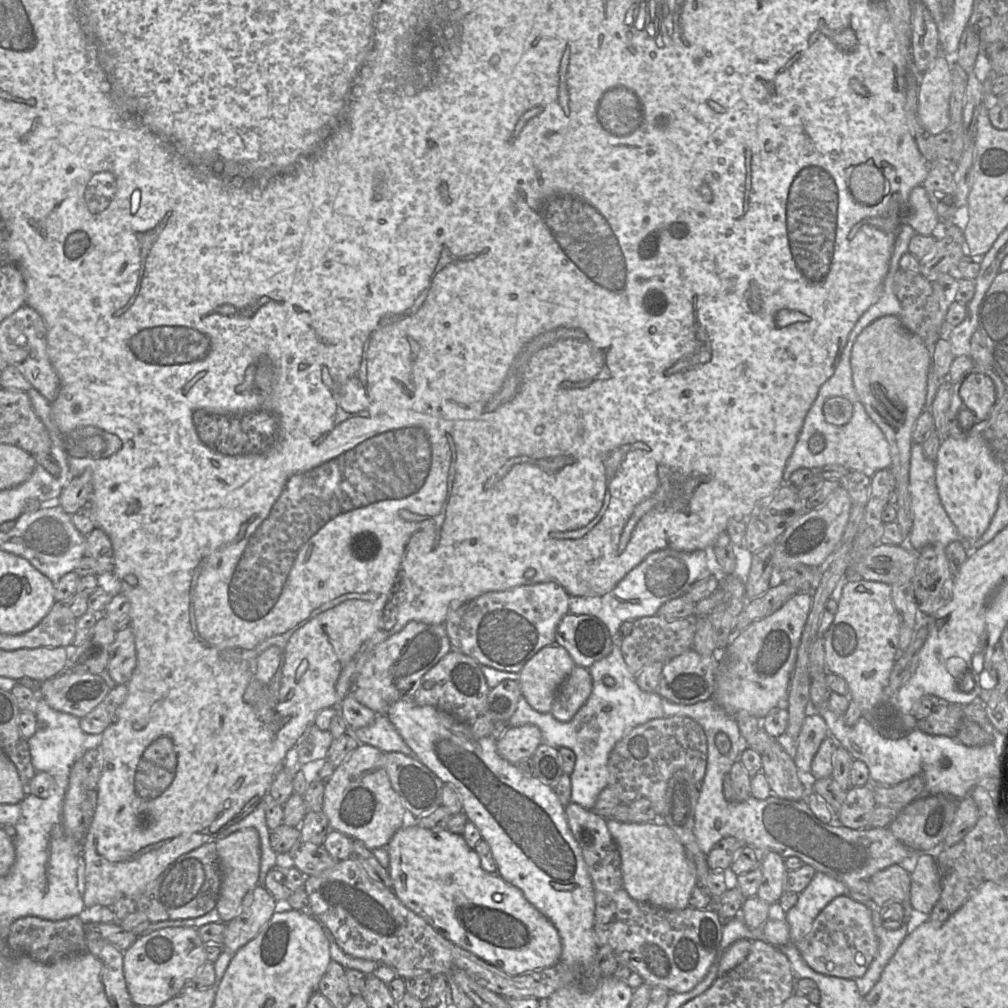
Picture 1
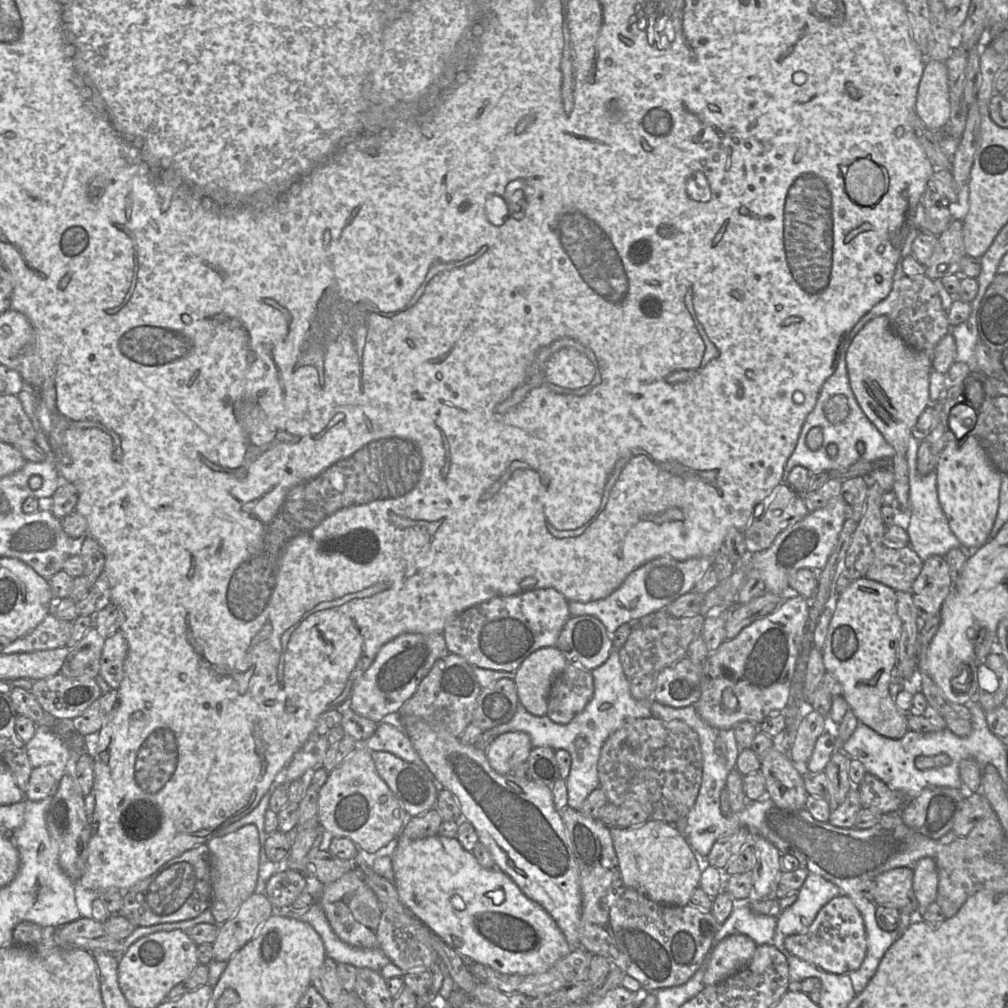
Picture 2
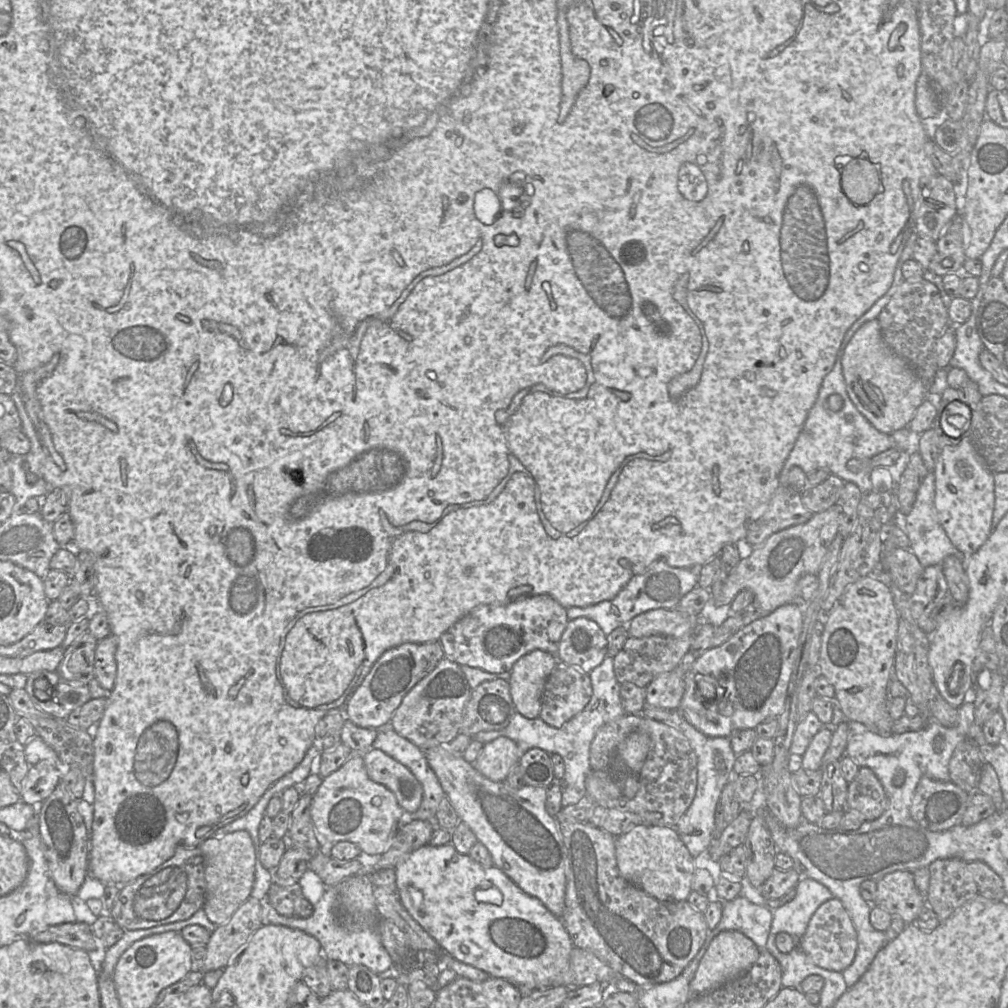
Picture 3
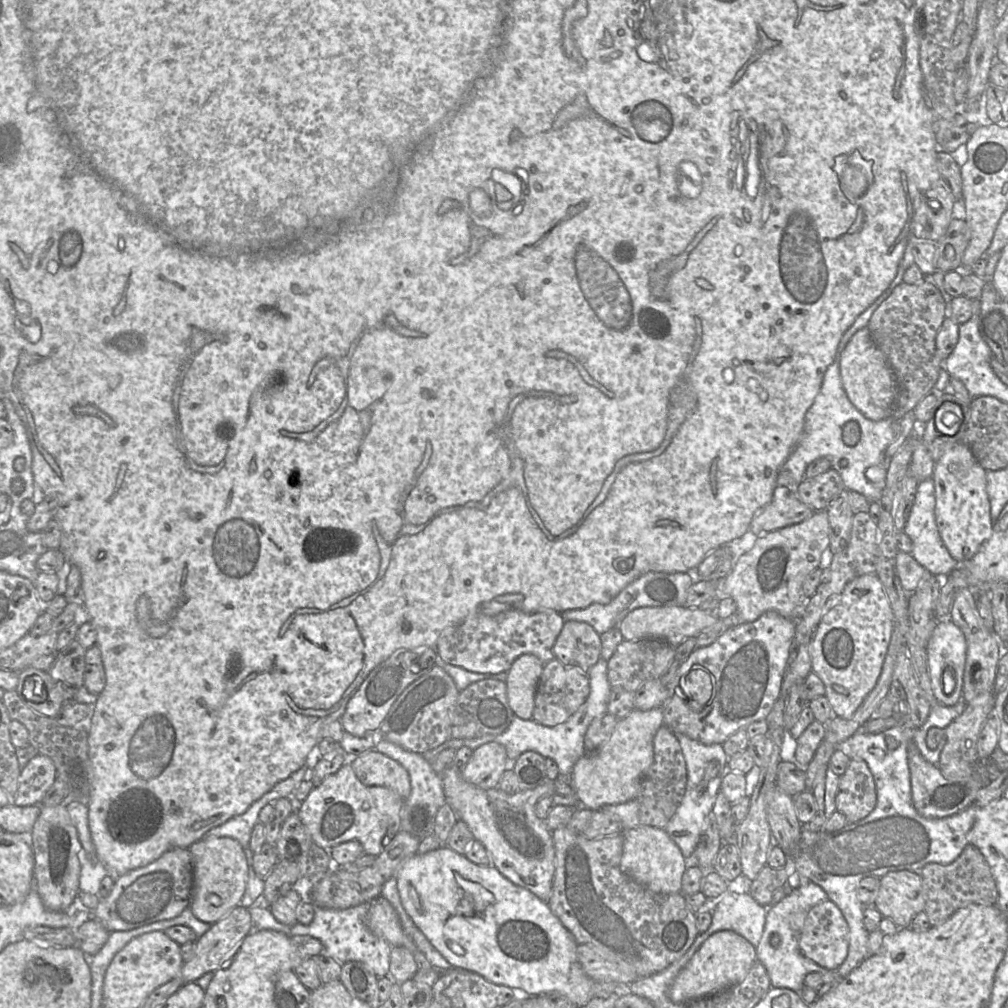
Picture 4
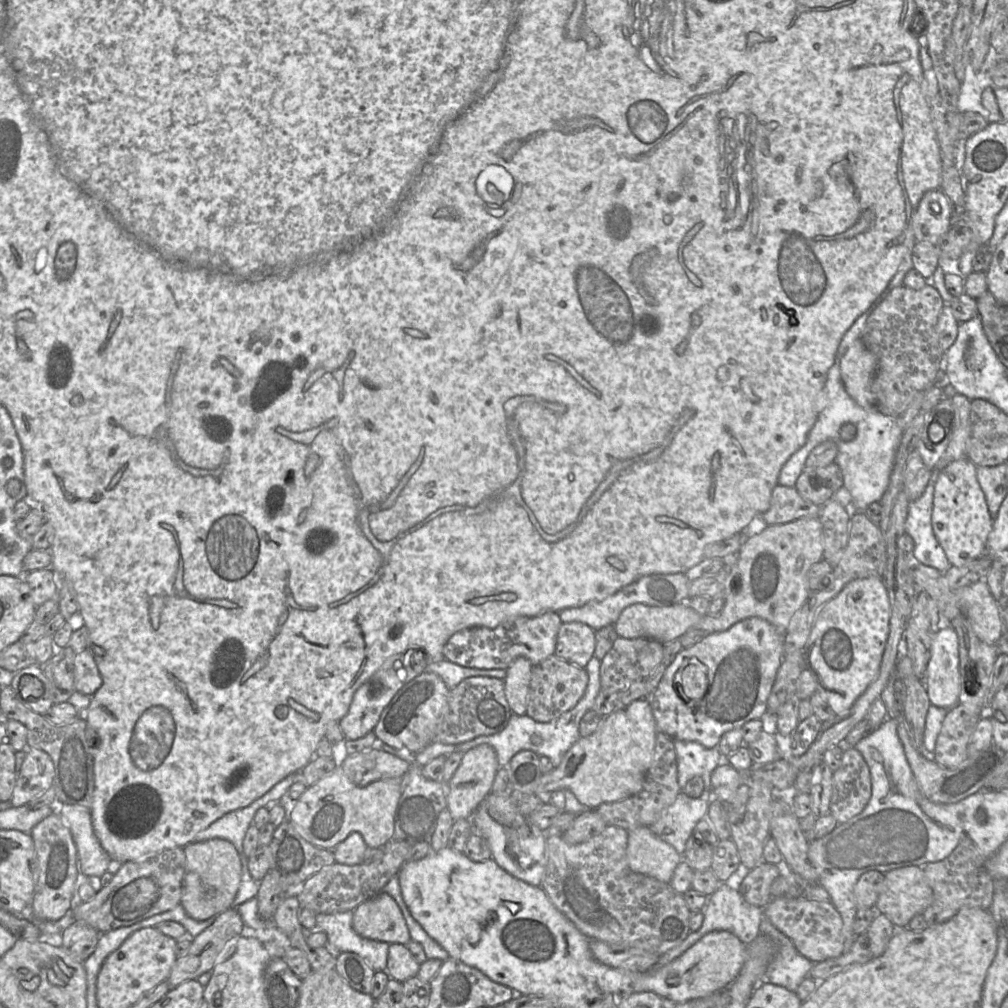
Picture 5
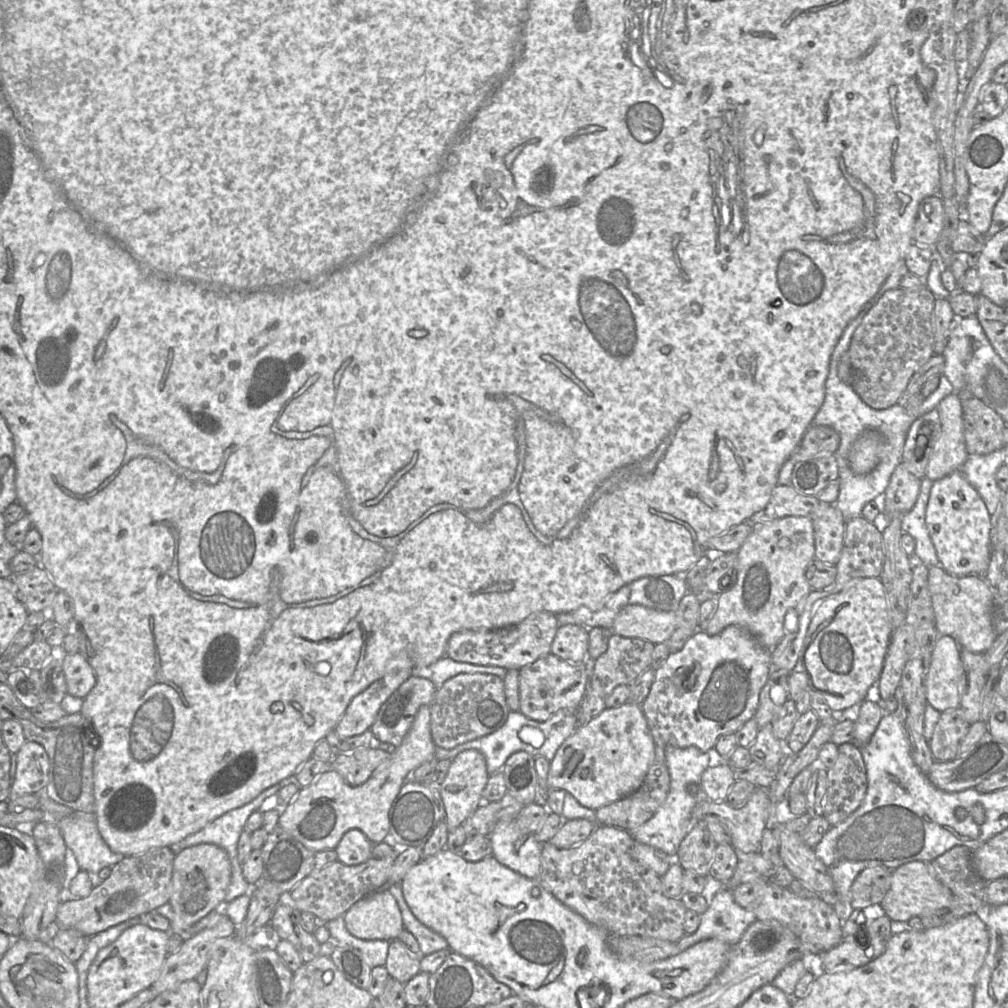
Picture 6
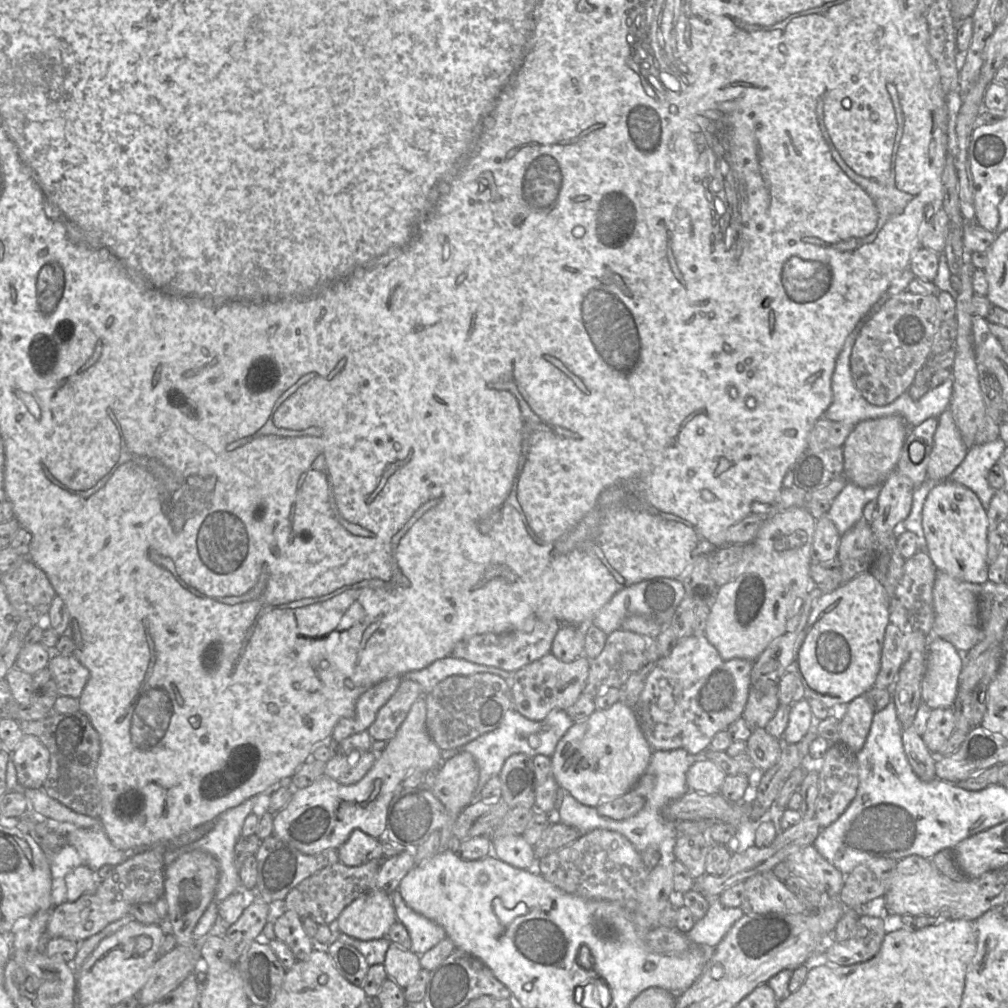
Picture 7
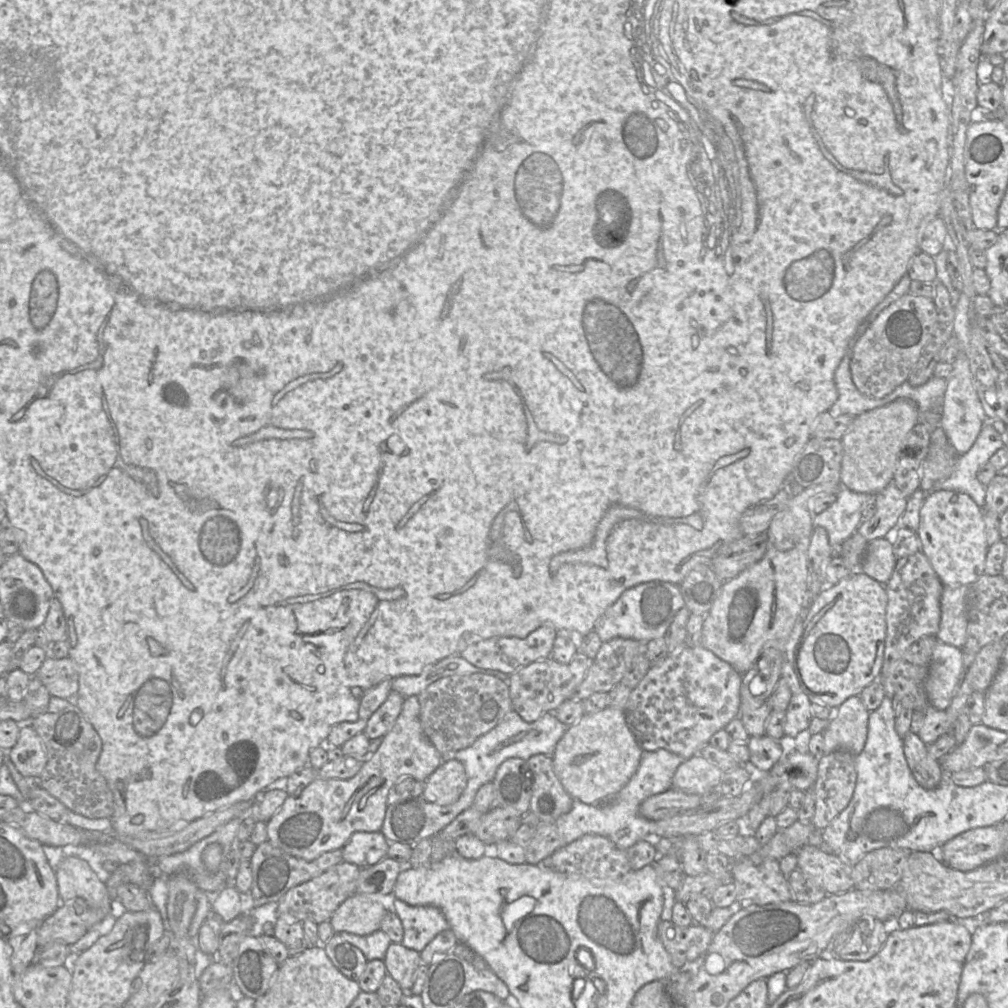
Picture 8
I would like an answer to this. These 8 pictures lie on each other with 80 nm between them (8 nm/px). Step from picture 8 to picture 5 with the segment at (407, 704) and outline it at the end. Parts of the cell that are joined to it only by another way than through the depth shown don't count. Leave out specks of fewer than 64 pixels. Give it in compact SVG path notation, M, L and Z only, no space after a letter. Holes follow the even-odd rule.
M338 766L314 785L307 787L304 793L289 805L285 820L289 820L305 840L319 848L333 850L338 843L345 840L352 832L359 832L368 848L384 847L393 838L395 813L404 784L405 776L403 778L382 779L365 787L359 787L352 783L342 768Z

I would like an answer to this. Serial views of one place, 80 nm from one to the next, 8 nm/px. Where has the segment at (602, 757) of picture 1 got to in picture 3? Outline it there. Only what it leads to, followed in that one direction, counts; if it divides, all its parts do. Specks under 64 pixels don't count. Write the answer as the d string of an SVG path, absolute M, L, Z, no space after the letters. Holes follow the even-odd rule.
M606 656L602 663L589 673L589 676L592 683L590 701L579 714L563 724L562 727L552 727L539 717L528 719L516 710L514 717L504 729L479 732L470 736L472 740L483 744L498 737L508 737L517 744L521 755L532 748L542 749L548 754L560 755L565 765L562 807L574 805L586 795L585 780L592 771L590 767L590 746L599 728L625 715L620 698L621 684L617 681L614 672L614 657Z

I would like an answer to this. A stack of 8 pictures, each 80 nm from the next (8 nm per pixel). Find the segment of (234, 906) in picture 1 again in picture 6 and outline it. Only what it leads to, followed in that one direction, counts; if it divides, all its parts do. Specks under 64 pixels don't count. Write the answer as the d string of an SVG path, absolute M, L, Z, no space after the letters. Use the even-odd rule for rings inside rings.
M201 843L181 851L174 860L169 903L174 911L170 932L185 939L187 929L224 904L231 880L231 862L227 852L215 844Z

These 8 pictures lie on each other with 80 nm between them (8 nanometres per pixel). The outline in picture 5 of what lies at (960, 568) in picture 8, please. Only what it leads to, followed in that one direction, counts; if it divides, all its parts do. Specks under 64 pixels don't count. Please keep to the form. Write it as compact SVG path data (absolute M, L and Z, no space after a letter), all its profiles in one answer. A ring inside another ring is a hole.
M965 458L949 463L935 476L932 528L951 566L962 566L967 562L980 558L986 549L988 535L992 530L993 522L985 495L977 480L976 468L977 466L969 458Z

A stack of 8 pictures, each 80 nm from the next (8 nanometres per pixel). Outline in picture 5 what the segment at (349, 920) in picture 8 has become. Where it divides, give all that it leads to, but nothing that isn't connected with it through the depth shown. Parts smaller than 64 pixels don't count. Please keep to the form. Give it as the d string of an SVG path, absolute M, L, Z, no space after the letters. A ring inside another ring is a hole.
M384 891L353 910L352 927L359 936L370 940L403 945L411 940L398 904Z

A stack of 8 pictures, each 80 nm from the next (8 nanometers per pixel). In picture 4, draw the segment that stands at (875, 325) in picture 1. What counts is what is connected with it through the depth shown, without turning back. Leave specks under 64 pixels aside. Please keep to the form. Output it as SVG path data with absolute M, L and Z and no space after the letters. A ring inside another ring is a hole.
M867 326L853 335L842 352L840 376L849 400L865 417L879 421L891 416L896 401L897 381Z

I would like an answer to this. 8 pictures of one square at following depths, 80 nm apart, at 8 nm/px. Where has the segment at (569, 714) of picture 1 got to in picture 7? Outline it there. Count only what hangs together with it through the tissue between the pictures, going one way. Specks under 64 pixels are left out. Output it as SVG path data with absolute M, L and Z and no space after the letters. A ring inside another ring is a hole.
M549 653L515 671L511 675L514 709L532 721L543 720L553 709L568 709L582 694L589 675L590 661L582 655L572 662L563 662Z

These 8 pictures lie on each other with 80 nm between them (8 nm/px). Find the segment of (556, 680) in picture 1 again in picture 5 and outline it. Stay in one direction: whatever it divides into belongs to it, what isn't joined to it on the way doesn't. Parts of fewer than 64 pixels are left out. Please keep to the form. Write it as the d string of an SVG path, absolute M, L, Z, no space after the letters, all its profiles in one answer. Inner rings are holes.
M525 657L516 658L506 669L505 696L515 715L525 715L533 665Z

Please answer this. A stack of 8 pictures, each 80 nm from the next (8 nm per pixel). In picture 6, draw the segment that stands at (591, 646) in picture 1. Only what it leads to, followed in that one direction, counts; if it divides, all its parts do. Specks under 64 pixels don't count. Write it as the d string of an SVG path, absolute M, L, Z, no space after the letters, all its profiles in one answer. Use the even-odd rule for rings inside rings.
M567 624L557 629L551 653L571 663L583 663L588 656L589 632L584 626Z

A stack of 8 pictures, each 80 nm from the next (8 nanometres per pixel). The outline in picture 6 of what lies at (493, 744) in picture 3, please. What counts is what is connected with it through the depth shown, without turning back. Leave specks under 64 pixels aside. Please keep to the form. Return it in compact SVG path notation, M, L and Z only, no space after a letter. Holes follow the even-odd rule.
M465 750L451 760L444 781L440 785L440 795L445 807L445 821L448 834L460 826L477 808L484 803L482 792L489 780L486 759L477 750Z

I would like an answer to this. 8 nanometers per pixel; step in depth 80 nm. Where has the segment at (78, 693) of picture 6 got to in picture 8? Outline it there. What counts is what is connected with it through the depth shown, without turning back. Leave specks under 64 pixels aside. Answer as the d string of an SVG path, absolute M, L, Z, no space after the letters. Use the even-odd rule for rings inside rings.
M70 657L47 658L31 677L37 677L50 696L69 699L78 693L78 672Z

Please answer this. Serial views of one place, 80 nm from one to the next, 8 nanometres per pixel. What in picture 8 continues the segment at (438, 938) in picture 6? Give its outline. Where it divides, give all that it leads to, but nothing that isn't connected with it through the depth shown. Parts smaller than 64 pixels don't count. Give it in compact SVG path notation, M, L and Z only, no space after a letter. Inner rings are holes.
M394 896L393 905L404 929L401 943L409 949L420 953L436 935L450 928L442 911L435 906L410 906Z

